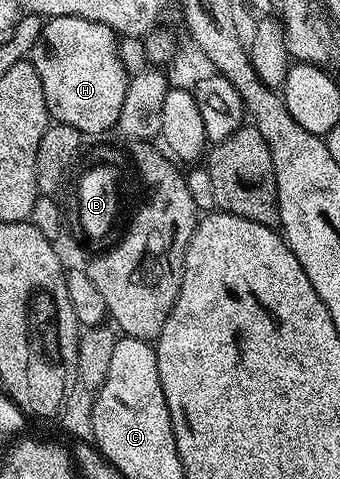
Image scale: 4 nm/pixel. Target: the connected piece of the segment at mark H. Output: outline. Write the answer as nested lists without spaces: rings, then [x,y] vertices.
[[[52,16],[34,44],[32,63],[44,86],[44,102],[59,124],[76,126],[87,137],[115,127],[128,77],[118,57],[119,37],[100,22],[79,16]]]

